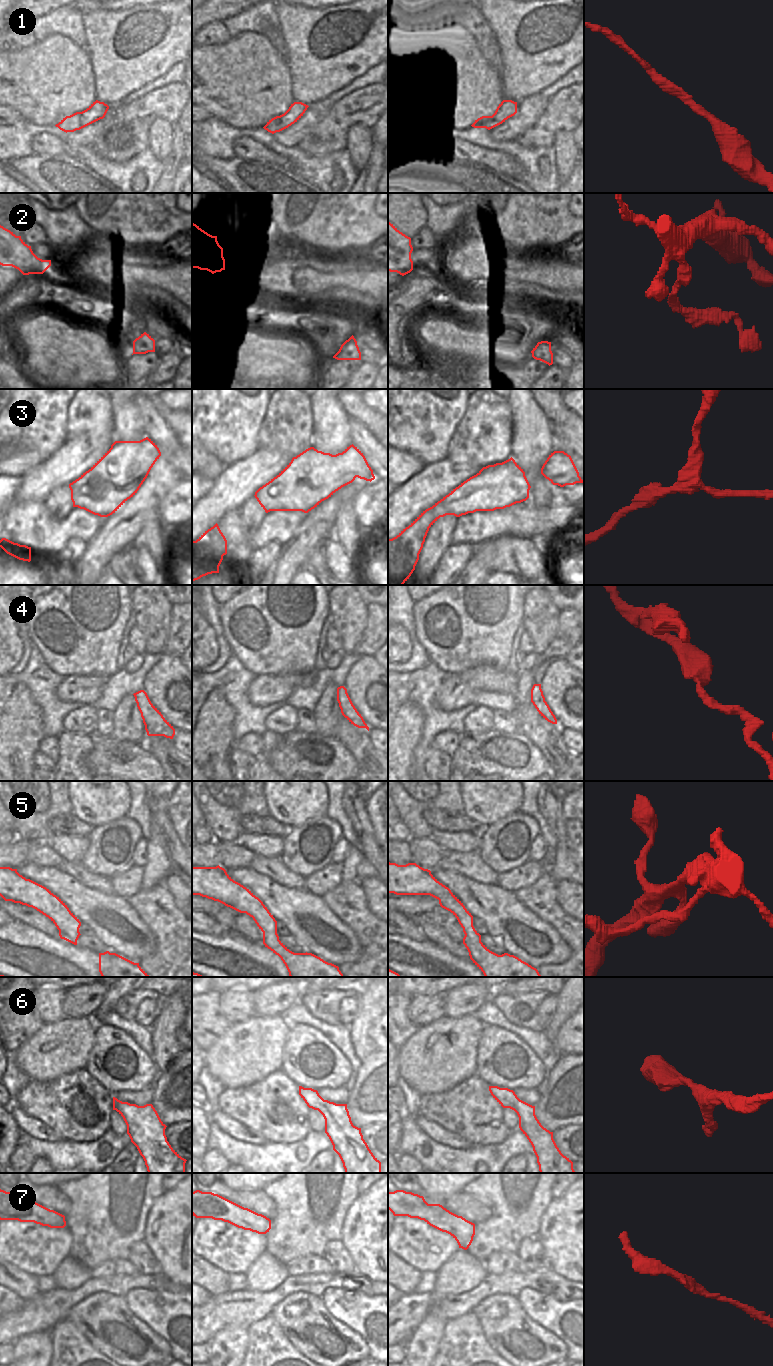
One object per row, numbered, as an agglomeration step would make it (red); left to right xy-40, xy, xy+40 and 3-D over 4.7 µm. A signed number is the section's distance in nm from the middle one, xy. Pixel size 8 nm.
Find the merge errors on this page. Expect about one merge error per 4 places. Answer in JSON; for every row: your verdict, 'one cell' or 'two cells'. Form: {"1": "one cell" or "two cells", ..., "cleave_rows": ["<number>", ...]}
{"1": "one cell", "2": "one cell", "3": "one cell", "4": "one cell", "5": "one cell", "6": "one cell", "7": "one cell", "cleave_rows": []}

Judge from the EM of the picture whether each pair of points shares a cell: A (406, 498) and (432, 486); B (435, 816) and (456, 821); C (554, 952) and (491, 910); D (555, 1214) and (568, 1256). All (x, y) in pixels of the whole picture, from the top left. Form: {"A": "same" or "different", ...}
{"A": "same", "B": "same", "C": "same", "D": "same"}

